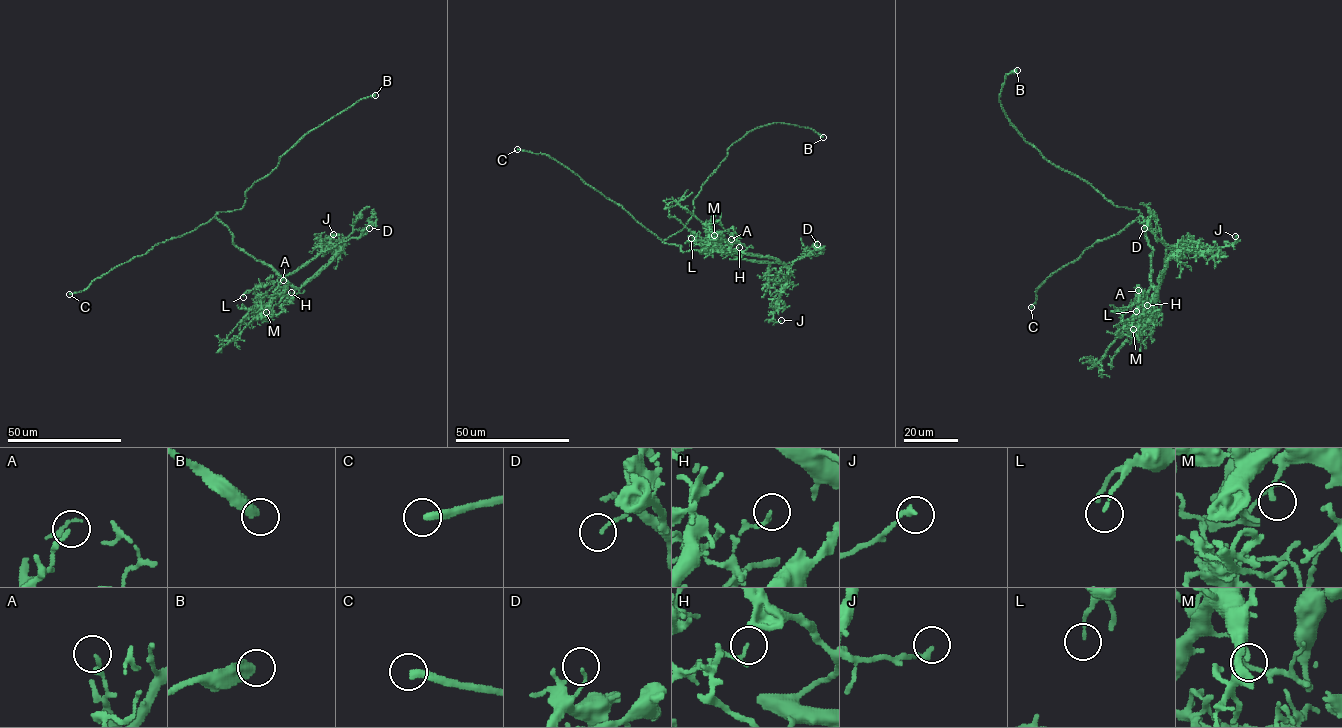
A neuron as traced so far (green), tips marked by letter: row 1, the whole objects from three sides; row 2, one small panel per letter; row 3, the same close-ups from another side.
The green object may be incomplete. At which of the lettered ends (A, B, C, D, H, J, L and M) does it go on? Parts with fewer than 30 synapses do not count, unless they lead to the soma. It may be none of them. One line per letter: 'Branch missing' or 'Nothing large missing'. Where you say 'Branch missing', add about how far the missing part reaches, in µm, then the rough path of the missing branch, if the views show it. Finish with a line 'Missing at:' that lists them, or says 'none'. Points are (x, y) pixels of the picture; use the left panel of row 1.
A: Nothing large missing
B: Nothing large missing
C: Branch missing. Missing length about 15 µm. Course of what is missing: (69, 294), (49, 299), (39, 309)
D: Nothing large missing
H: Nothing large missing
J: Nothing large missing
L: Nothing large missing
M: Nothing large missing
Missing at: C

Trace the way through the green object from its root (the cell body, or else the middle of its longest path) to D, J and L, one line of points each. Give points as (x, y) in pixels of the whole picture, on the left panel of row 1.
D: (220, 211), (216, 216), (235, 245), (297, 288), (340, 250), (340, 242), (369, 228)
J: (220, 211), (216, 216), (229, 229), (235, 245), (269, 264), (297, 288), (340, 250), (324, 240), (333, 234)
L: (220, 211), (216, 216), (229, 229), (232, 242), (264, 261), (277, 276), (275, 282), (261, 284), (243, 297)

